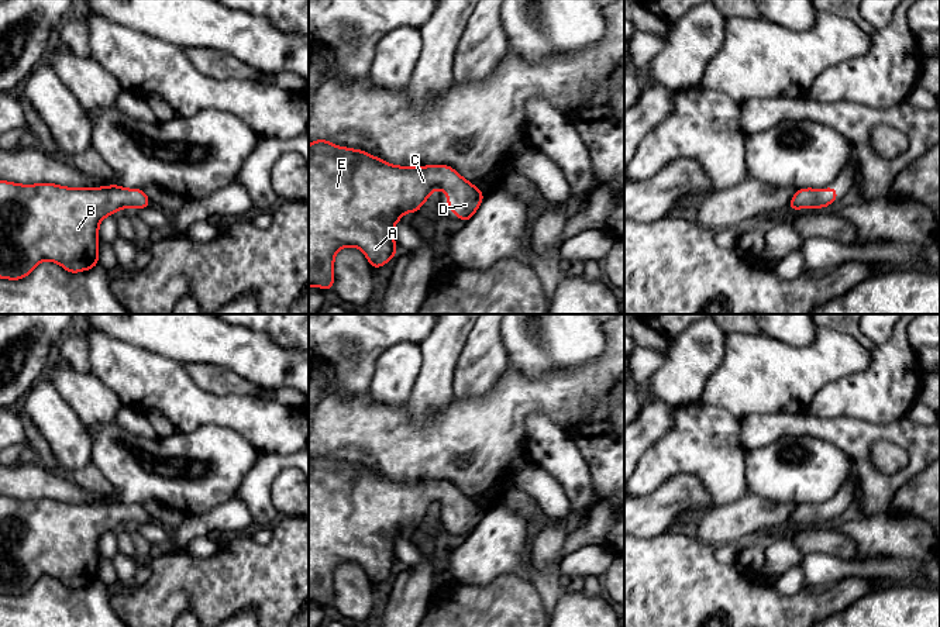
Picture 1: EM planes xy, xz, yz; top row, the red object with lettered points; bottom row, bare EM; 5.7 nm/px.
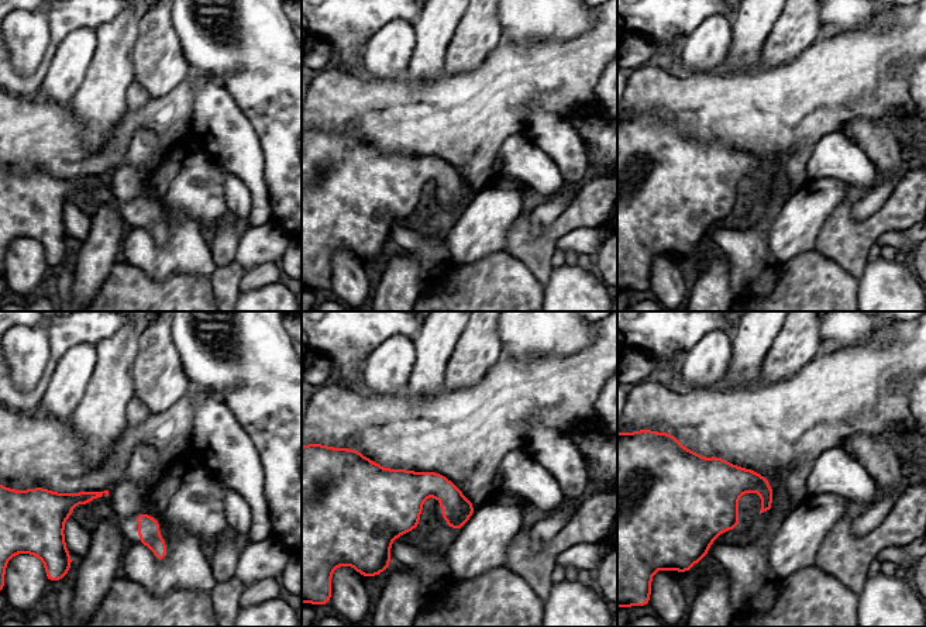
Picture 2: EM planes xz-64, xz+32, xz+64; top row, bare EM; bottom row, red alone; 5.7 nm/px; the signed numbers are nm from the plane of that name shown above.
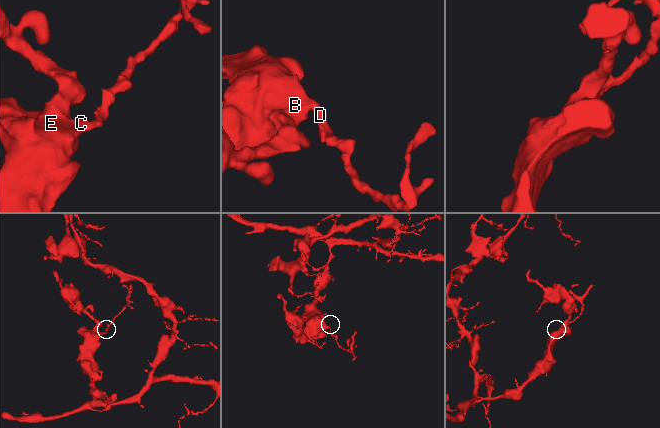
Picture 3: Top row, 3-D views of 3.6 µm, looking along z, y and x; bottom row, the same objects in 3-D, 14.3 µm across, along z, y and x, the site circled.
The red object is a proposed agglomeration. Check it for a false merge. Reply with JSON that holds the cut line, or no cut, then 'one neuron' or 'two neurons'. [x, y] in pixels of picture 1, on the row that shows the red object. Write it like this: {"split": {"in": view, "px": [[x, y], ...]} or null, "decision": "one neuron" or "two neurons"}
{"split": null, "decision": "one neuron"}

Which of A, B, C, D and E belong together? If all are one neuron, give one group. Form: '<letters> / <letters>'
A B C D E

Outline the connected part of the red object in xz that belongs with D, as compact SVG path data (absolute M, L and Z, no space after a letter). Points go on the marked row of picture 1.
M317 139L309 144L309 287L319 286L323 290L333 290L334 256L345 247L357 247L366 256L373 269L388 263L397 252L393 230L406 211L419 213L423 203L431 197L434 189L448 194L447 206L466 223L483 201L485 194L465 180L450 165L428 166L396 166L390 165L361 149L335 147L327 139Z

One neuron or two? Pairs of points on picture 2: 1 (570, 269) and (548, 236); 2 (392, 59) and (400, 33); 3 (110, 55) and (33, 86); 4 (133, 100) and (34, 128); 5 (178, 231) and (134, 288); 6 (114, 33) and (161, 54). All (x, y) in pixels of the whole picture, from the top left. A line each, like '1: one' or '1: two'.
1: two
2: one
3: two
4: two
5: two
6: two

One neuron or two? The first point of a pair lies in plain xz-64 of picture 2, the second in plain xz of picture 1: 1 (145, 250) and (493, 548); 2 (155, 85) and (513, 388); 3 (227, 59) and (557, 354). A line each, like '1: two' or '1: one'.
1: one
2: two
3: one

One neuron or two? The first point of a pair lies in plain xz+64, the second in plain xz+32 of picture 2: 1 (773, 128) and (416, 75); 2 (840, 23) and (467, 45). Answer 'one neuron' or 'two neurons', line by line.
1: two neurons
2: two neurons

